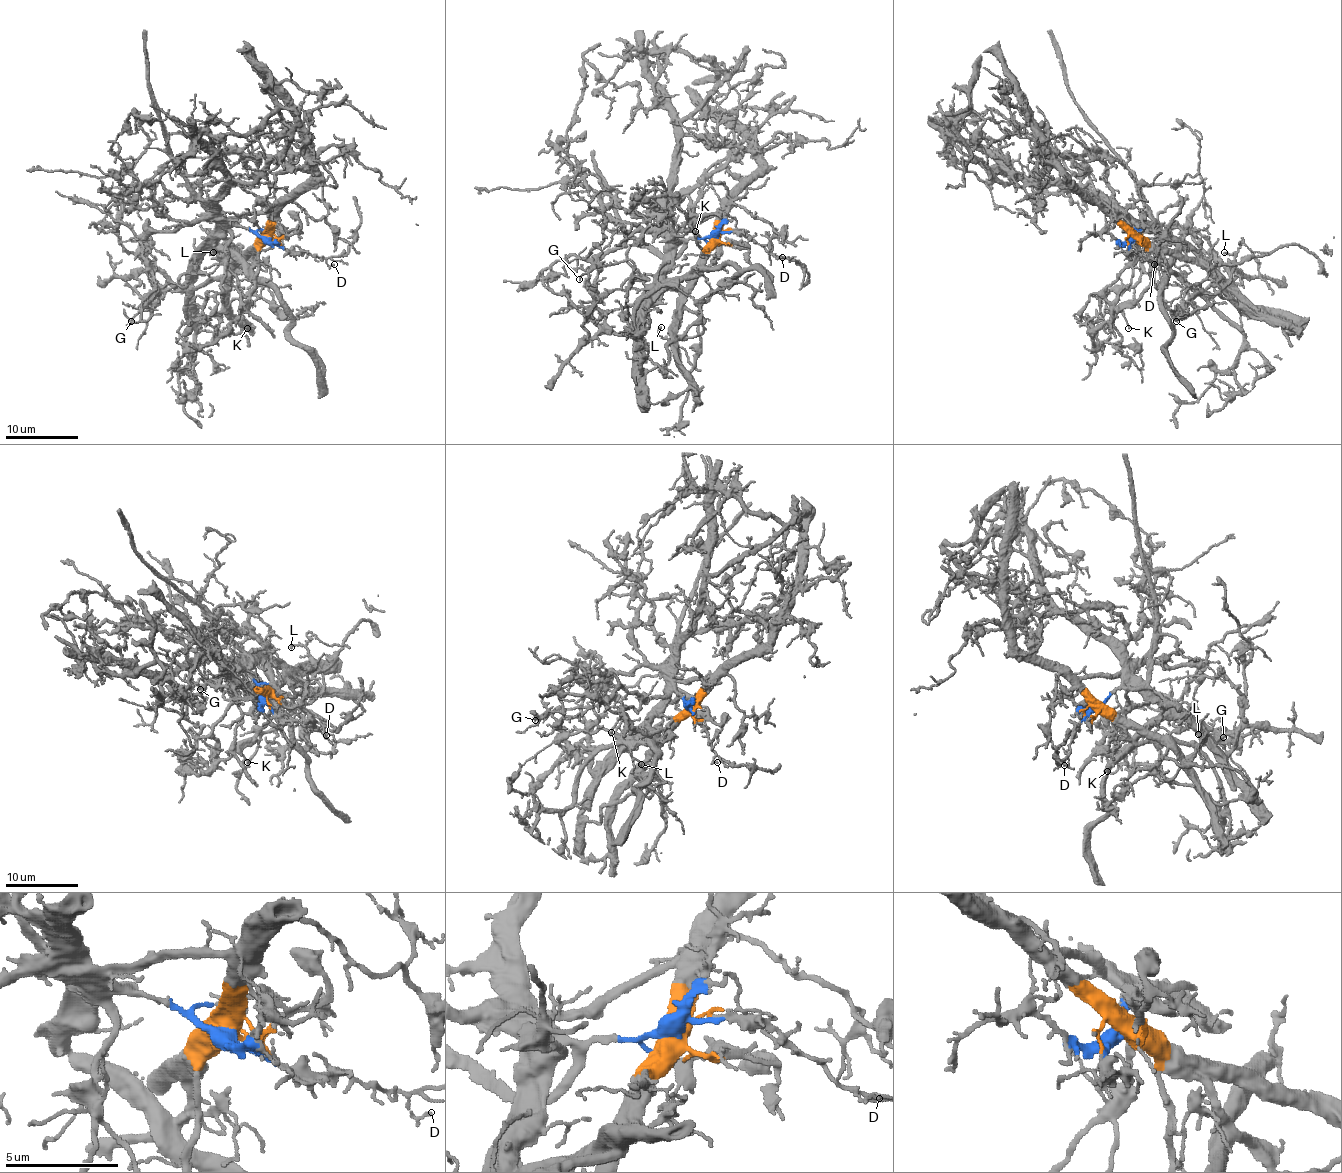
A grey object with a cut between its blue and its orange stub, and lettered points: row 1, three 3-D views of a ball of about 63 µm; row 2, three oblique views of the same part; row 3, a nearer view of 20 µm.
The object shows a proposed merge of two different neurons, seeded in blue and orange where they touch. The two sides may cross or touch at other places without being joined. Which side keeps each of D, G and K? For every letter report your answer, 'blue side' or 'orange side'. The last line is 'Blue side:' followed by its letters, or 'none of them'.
D: blue side
G: orange side
K: orange side
Blue side: D

